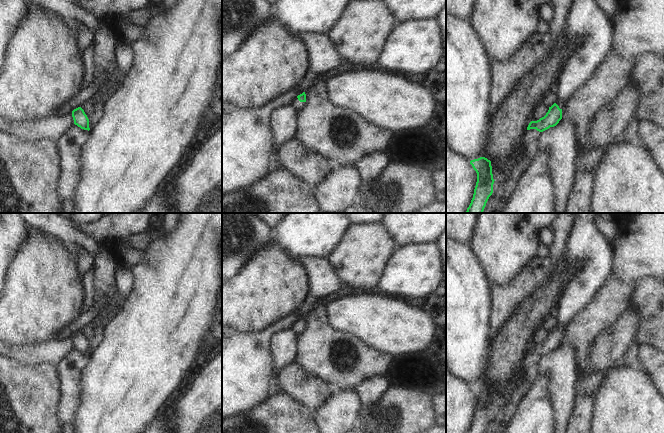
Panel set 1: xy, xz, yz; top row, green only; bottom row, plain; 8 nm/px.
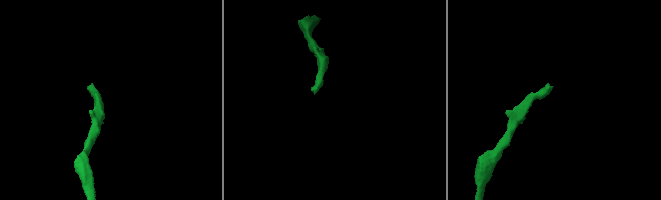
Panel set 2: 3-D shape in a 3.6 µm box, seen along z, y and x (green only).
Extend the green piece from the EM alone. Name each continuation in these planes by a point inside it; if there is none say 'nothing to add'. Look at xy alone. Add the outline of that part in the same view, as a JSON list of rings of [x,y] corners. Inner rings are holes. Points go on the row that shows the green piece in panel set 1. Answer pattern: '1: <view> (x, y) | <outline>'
nothing to add

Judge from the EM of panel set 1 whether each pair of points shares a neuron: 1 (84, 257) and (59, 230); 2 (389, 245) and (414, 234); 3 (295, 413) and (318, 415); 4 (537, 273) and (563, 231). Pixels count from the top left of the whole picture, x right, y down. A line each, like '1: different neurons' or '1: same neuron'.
1: different neurons
2: different neurons
3: different neurons
4: same neuron

